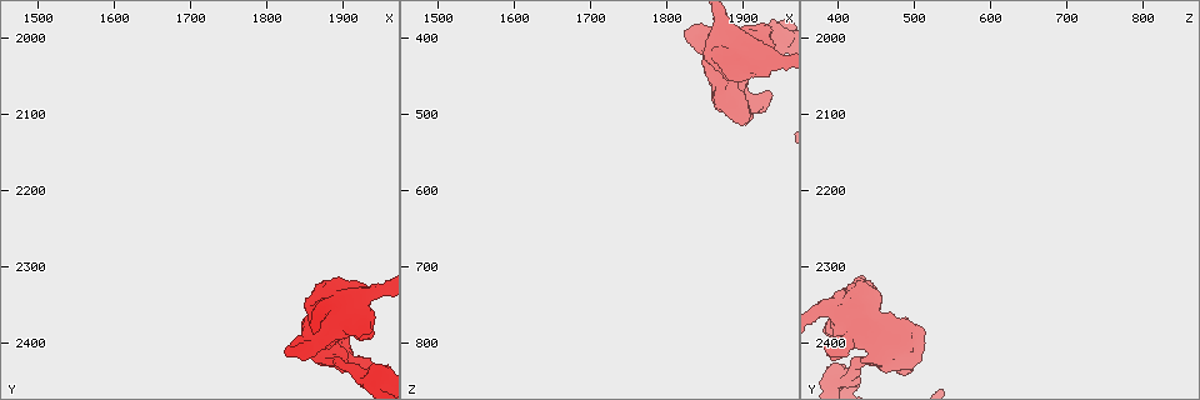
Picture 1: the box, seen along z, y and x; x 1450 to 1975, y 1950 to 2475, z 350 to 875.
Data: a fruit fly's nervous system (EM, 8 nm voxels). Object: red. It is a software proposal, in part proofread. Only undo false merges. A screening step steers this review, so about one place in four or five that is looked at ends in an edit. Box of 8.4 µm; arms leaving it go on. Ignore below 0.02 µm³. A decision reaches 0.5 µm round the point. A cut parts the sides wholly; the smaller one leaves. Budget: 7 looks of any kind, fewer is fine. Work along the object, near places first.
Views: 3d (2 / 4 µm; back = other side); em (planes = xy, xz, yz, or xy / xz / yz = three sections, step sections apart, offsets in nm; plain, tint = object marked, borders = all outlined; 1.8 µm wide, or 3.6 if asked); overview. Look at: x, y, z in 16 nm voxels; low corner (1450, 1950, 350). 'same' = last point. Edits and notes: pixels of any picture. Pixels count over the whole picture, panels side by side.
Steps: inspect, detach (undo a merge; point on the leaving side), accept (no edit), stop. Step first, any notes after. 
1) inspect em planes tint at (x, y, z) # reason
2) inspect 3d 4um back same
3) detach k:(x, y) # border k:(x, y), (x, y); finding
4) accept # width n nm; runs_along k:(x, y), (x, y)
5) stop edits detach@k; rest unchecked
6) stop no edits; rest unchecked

inspect em 3.6um planes borders at (1925, 2335, 425) # thick turns thin

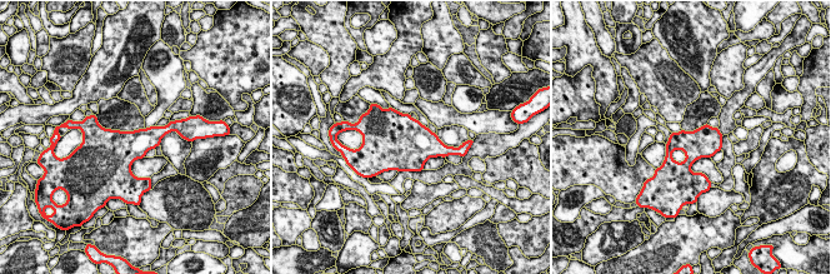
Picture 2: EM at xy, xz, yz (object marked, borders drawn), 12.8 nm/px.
accept # width 380 nm; continuous, no second cell

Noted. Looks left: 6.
inspect 3d 4um at (1830, 2410, 405)

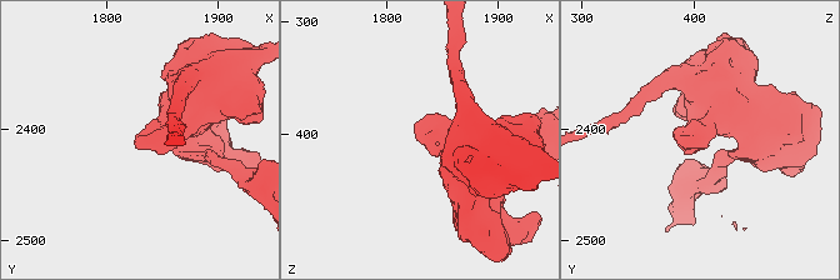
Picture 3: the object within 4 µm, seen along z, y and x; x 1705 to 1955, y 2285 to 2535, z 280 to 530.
inspect em 3.6um xy step 4 tint at (1838, 2410, 402) # now the EM

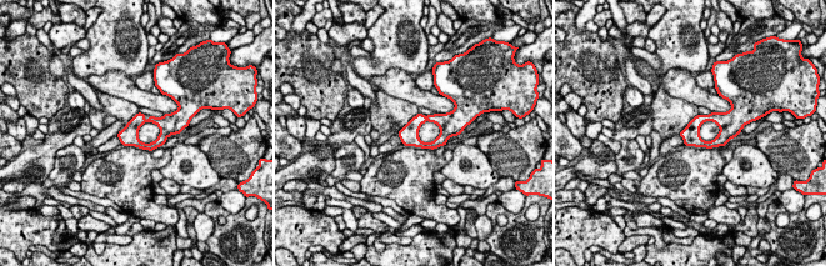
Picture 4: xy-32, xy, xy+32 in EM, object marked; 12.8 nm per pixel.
inspect em 3.6um planes tint same # another direction

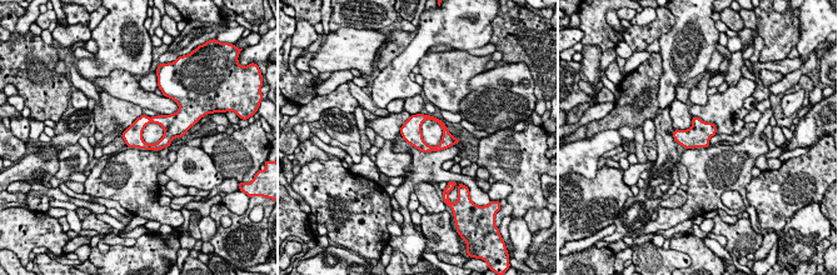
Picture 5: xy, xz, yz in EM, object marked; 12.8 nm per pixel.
accept # runs_along 5:(403, 130), (425, 148), (453, 140); continuous, no second cell

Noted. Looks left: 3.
inspect 3d 2um at (1940, 2445, 400)

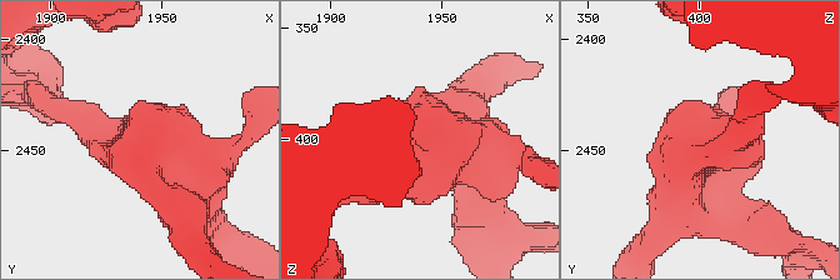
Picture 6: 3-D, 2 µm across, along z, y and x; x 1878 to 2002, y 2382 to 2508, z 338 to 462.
inspect em planes tint at (1940, 2447, 399)

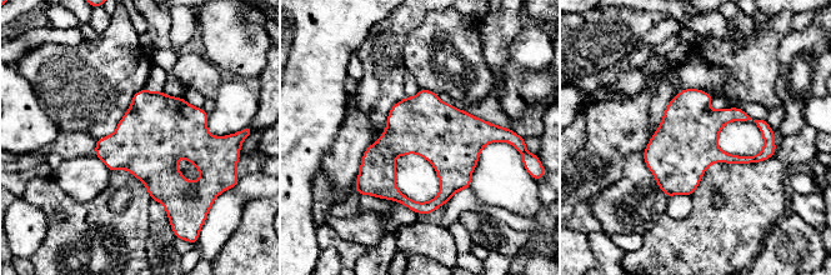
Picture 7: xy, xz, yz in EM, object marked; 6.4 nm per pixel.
accept # continuous, no second cell

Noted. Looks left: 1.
stop no edits; rest unchecked

